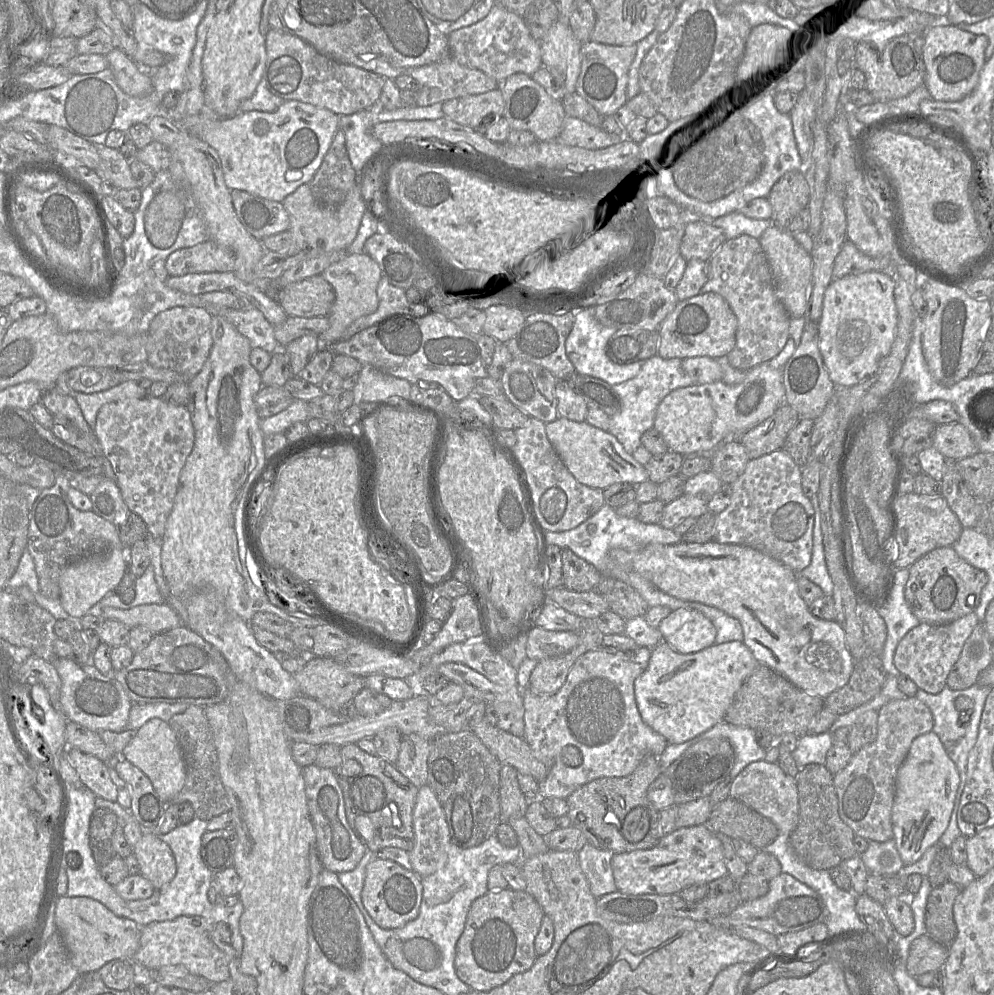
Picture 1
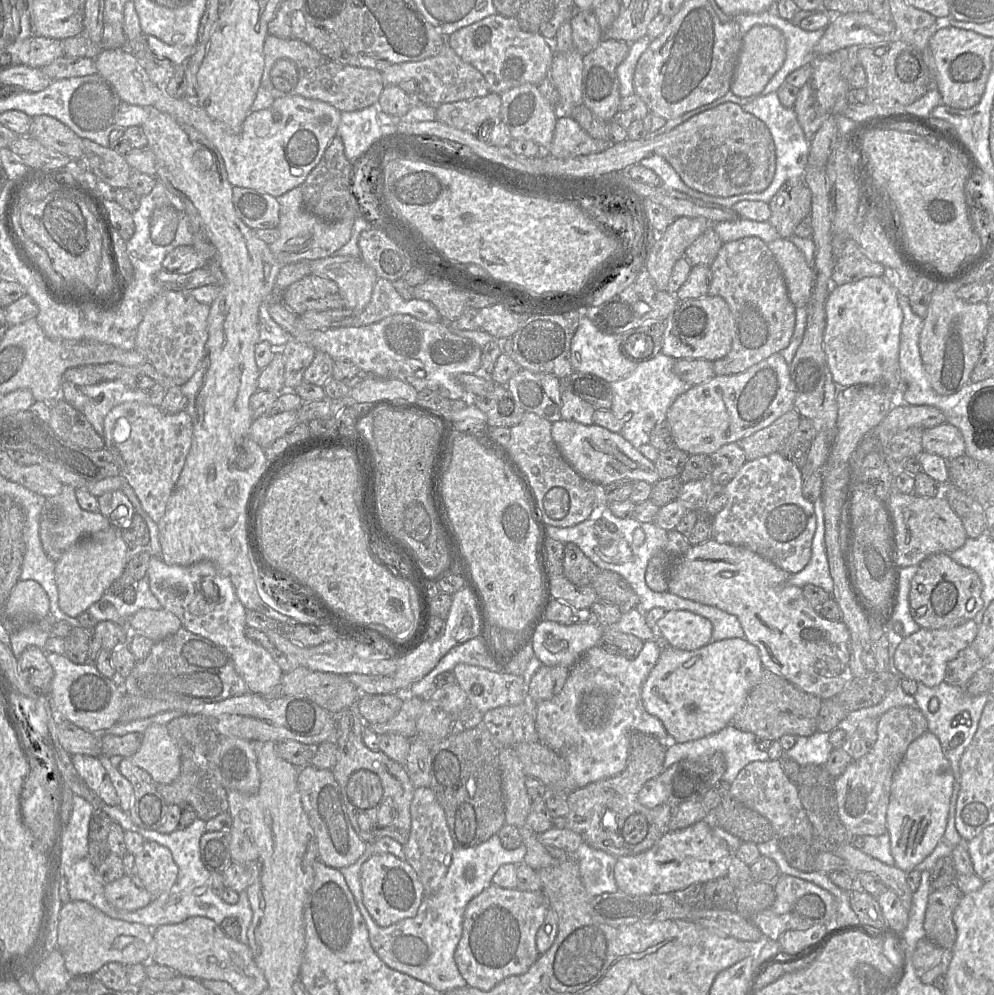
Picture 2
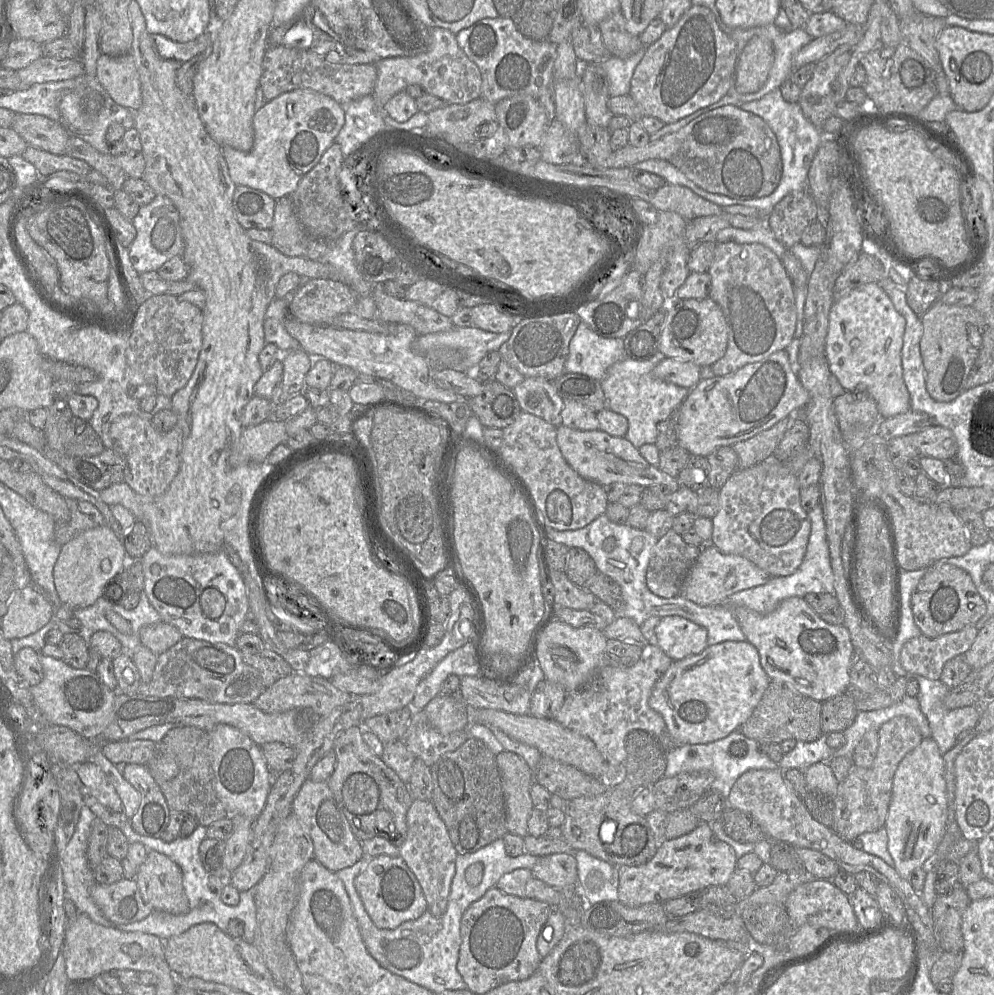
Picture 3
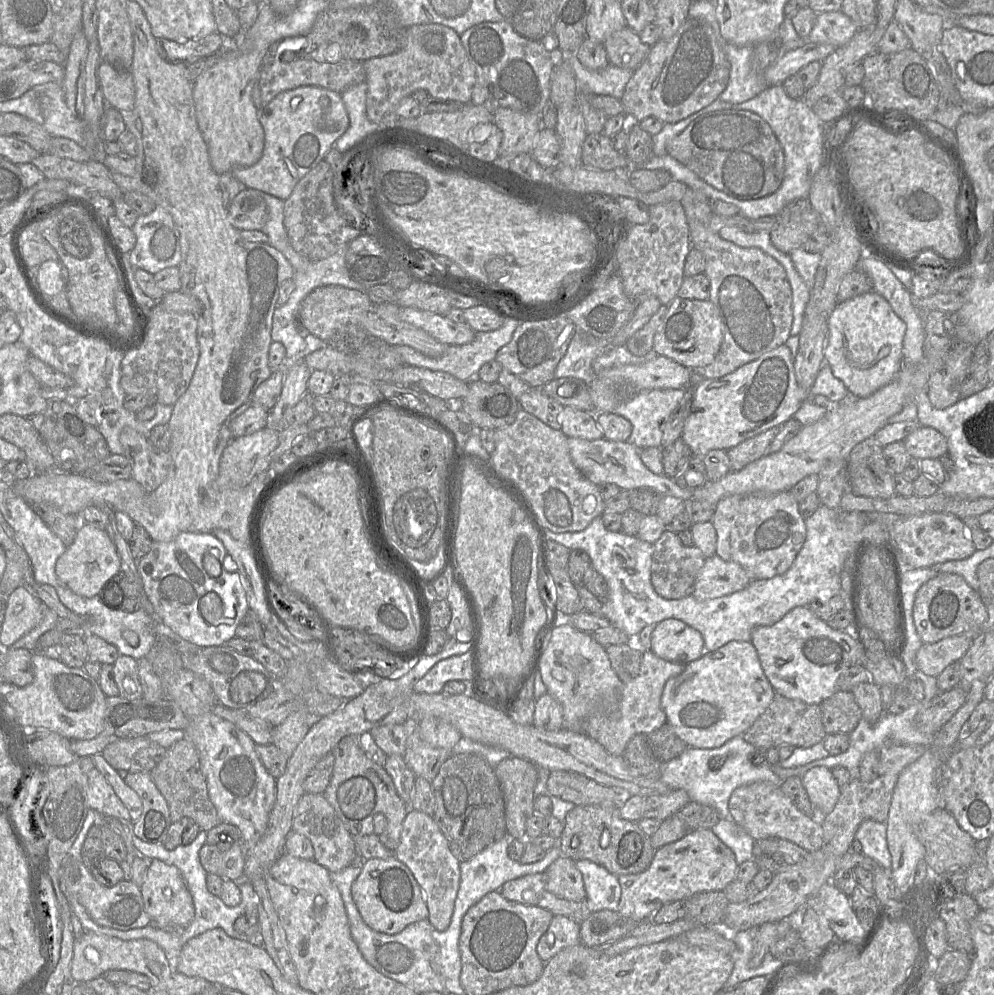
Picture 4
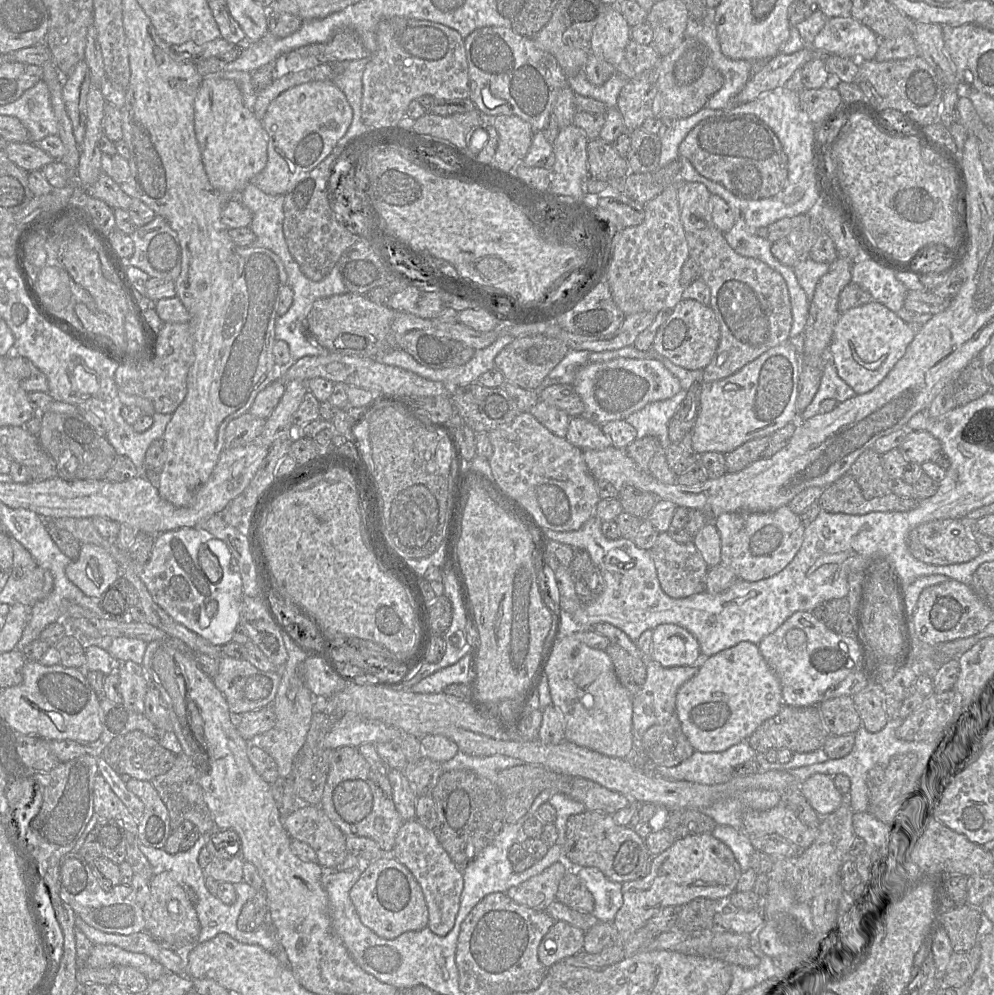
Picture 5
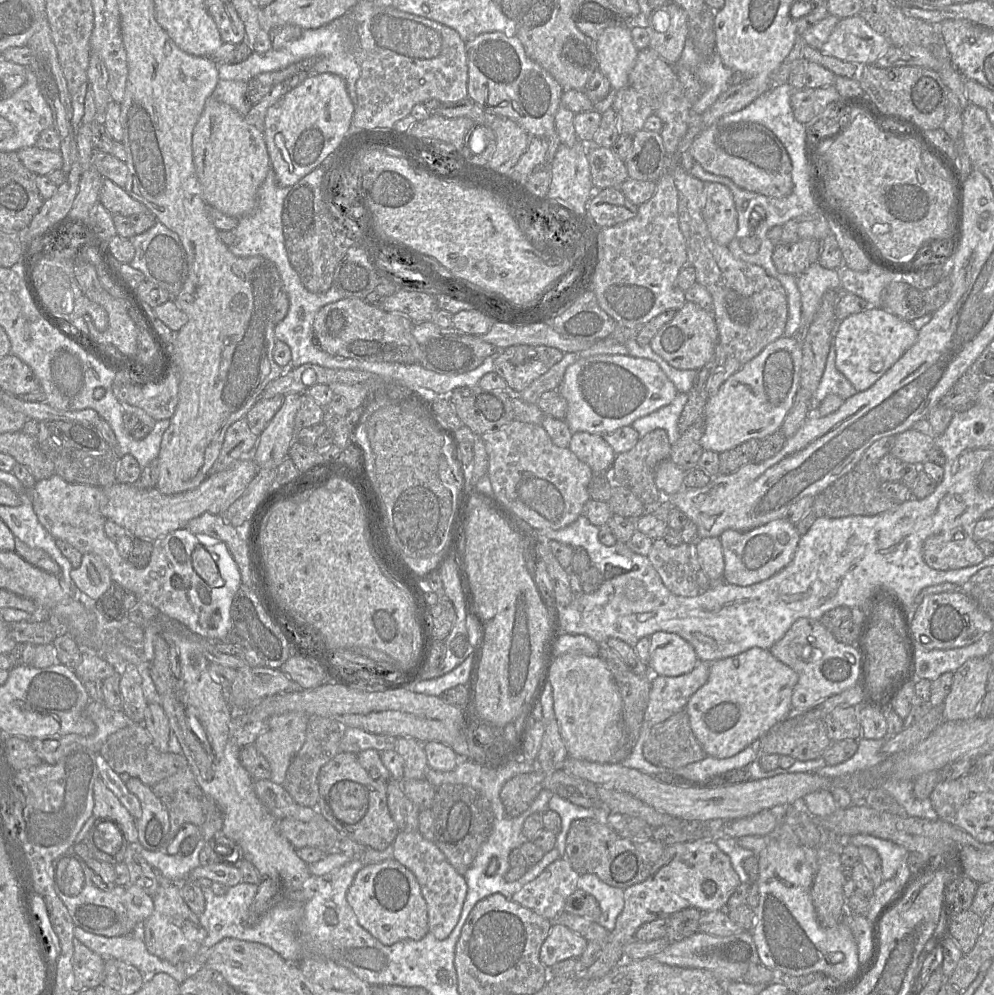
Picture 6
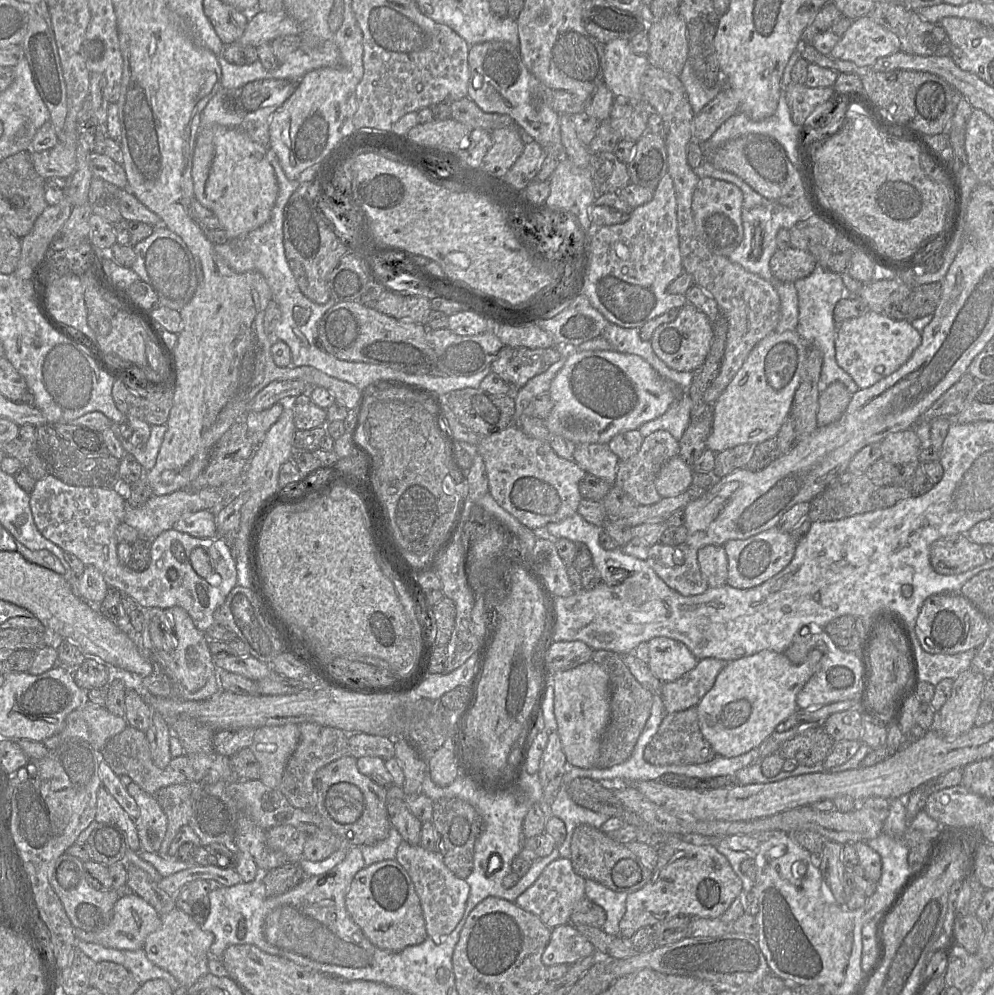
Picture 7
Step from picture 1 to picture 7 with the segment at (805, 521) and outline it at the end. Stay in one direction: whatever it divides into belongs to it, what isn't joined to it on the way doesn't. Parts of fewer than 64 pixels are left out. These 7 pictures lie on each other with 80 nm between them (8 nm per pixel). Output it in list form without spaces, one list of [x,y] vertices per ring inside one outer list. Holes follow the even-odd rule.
[[[770,528],[746,539],[727,541],[723,547],[727,554],[728,577],[726,584],[735,588],[757,586],[783,570],[792,560],[797,543],[790,532]]]

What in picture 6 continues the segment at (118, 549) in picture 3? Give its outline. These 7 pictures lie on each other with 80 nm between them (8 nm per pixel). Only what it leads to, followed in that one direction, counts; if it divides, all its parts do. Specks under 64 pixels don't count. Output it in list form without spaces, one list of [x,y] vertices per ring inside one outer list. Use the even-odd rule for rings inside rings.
[[[83,554],[81,565],[72,569],[71,578],[80,591],[94,600],[99,599],[113,583],[110,570],[94,554]]]

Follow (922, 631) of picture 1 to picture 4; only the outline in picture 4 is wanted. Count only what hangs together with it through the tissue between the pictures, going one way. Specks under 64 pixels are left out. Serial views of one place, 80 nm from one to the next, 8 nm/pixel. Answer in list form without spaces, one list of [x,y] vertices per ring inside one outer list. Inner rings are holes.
[[[956,635],[932,644],[923,644],[916,654],[918,670],[937,677],[948,665],[960,661],[969,649],[973,637]]]

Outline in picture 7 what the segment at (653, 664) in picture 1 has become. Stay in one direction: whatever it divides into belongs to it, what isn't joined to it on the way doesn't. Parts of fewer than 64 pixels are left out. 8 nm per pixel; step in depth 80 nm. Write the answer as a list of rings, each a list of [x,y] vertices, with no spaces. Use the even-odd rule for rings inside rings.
[[[825,644],[817,645],[809,651],[805,662],[792,663],[784,653],[762,650],[726,663],[716,677],[713,687],[697,704],[698,721],[701,733],[710,743],[717,755],[735,757],[758,747],[762,741],[775,731],[776,726],[786,720],[799,708],[797,694],[812,675],[820,669],[820,660],[827,652]]]

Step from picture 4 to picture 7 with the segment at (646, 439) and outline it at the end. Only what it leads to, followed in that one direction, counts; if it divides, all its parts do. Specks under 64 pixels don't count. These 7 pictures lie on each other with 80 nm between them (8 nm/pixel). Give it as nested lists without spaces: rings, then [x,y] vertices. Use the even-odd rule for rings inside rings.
[[[683,393],[660,417],[642,424],[638,431],[645,438],[658,430],[668,431],[676,440],[680,440],[691,421],[692,400]]]

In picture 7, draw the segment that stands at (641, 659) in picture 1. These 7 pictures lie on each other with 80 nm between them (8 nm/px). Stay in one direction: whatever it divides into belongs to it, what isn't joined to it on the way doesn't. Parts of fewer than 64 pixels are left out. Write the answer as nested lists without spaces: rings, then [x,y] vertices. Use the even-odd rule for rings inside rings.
[[[709,657],[699,659],[697,665],[679,679],[662,684],[660,696],[667,714],[696,707],[713,687],[716,677],[727,661]]]

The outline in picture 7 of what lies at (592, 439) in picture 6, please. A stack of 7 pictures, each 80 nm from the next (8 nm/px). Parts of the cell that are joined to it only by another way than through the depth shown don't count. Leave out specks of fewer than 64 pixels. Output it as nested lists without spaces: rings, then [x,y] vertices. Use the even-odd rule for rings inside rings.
[[[584,443],[576,445],[573,460],[587,474],[614,485],[620,459],[607,444]]]

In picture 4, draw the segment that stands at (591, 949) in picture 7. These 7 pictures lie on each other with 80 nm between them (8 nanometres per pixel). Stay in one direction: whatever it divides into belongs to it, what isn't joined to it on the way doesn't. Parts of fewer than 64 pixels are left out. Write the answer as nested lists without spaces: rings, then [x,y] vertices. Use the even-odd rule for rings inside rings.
[[[554,915],[547,931],[538,941],[537,953],[546,963],[563,949],[579,942],[580,924],[566,916]]]

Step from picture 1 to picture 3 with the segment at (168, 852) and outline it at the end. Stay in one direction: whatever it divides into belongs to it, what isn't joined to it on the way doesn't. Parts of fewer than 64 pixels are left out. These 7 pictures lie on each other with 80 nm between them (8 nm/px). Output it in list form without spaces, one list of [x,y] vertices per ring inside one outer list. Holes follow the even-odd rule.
[[[148,850],[145,861],[136,871],[135,880],[143,901],[154,911],[174,915],[189,911],[181,868],[168,856]]]

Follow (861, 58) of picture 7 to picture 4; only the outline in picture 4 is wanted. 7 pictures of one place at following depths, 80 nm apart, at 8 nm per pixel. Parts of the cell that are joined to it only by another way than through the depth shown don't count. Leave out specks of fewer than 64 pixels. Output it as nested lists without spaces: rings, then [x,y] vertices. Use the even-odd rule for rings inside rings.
[[[843,12],[817,13],[815,24],[807,38],[813,43],[830,44],[835,48],[845,45],[860,28]]]

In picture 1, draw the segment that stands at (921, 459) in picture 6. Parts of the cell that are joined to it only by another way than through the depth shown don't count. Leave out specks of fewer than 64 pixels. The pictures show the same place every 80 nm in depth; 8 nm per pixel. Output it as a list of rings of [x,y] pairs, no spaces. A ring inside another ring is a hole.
[[[960,422],[937,425],[932,447],[946,459],[960,460],[978,452],[970,433]]]

